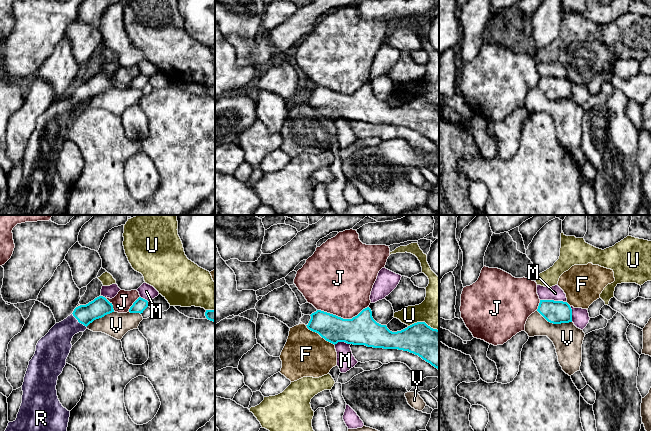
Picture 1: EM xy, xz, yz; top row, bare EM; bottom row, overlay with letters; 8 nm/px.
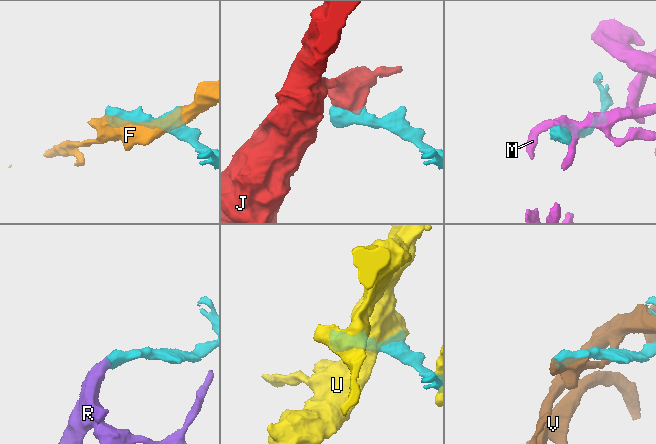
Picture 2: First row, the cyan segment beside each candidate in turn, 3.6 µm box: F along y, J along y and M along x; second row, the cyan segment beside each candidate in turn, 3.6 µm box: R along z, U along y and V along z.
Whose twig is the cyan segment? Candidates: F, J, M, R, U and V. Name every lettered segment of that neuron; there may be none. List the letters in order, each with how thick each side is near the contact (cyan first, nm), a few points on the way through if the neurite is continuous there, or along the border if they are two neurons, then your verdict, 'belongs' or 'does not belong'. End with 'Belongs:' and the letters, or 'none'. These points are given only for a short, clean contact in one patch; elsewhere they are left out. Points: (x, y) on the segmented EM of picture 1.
F: 220/360 nm | along xz (305, 325), (334, 345) | does not belong
J: 240/460 nm | does not belong
M: 190/120 nm | does not belong
R: 160/220 nm | across xy (85, 314), (78, 321), (56, 343) | belongs
U: 280/280 nm | does not belong
V: 190/240 nm | does not belong
Belongs: R

